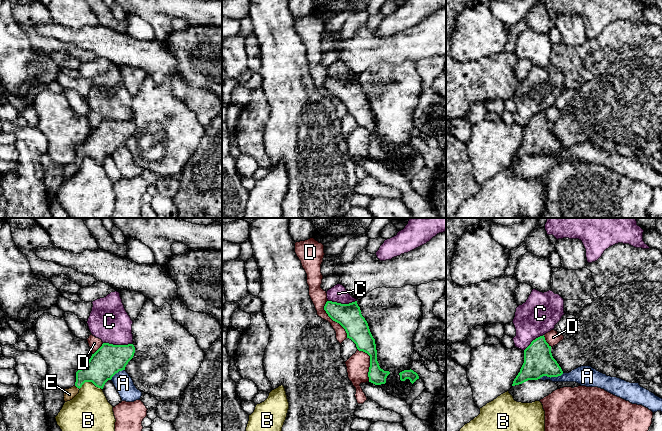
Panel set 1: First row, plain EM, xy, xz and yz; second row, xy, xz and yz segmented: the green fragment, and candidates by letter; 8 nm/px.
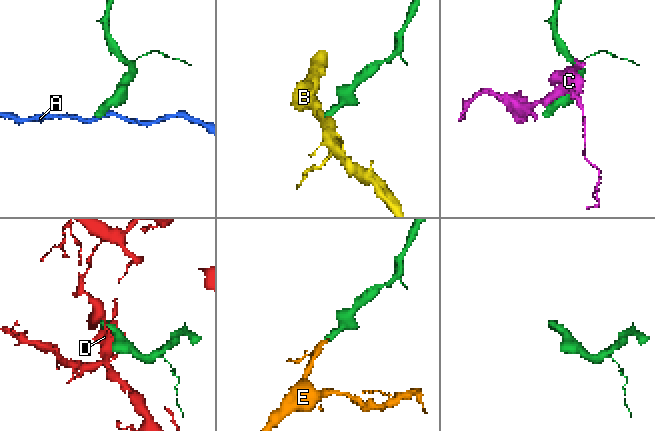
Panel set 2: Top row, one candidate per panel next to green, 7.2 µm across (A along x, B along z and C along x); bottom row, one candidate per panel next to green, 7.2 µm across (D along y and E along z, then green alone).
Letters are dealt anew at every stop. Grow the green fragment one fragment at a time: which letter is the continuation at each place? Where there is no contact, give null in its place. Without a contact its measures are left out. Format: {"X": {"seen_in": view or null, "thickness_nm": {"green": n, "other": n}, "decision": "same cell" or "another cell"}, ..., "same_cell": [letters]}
{"A": {"seen_in": "yz", "thickness_nm": {"green": 240, "other": 140}, "decision": "another cell"}, "B": {"seen_in": "xy", "thickness_nm": {"green": 240, "other": 320}, "decision": "another cell"}, "C": {"seen_in": "xy", "thickness_nm": {"green": 240, "other": 320}, "decision": "another cell"}, "D": {"seen_in": "xz", "thickness_nm": {"green": 200, "other": 130}, "decision": "another cell"}, "E": {"seen_in": "xy", "thickness_nm": {"green": 240, "other": 90}, "decision": "same cell"}, "same_cell": ["E"]}

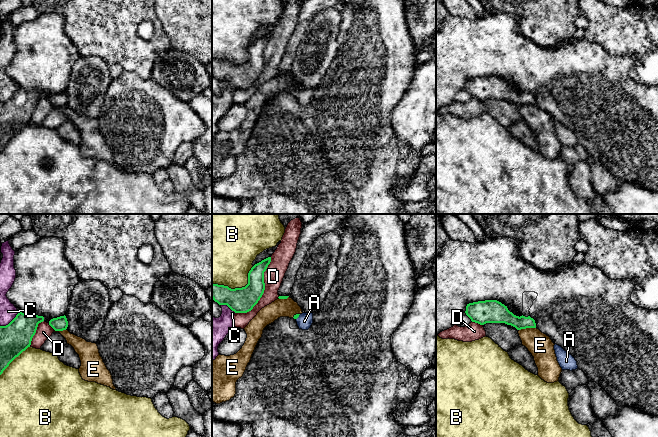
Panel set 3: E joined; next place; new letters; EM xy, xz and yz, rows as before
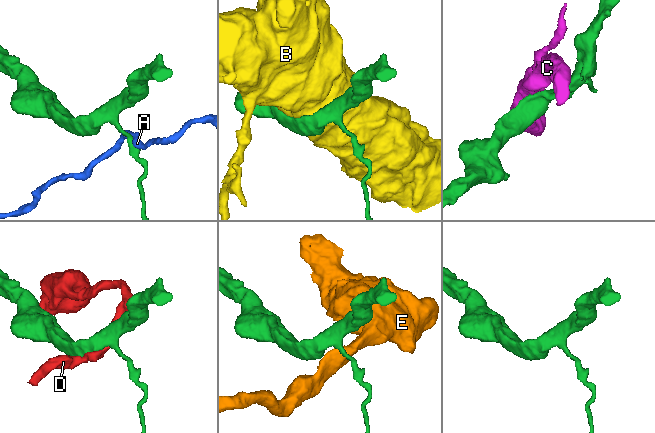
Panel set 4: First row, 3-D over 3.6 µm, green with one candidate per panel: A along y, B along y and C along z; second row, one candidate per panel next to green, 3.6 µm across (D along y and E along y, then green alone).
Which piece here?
{"A": {"seen_in": "xz", "thickness_nm": {"green": 40, "other": 120}, "decision": "another cell"}, "B": {"seen_in": "xz", "thickness_nm": {"green": 200, "other": 400}, "decision": "another cell"}, "C": {"seen_in": "xy", "thickness_nm": {"green": 240, "other": 140}, "decision": "another cell"}, "D": {"seen_in": "xz", "thickness_nm": {"green": 200, "other": 160}, "decision": "another cell"}, "E": {"seen_in": "yz", "thickness_nm": {"green": 140, "other": 200}, "decision": "another cell"}, "same_cell": []}

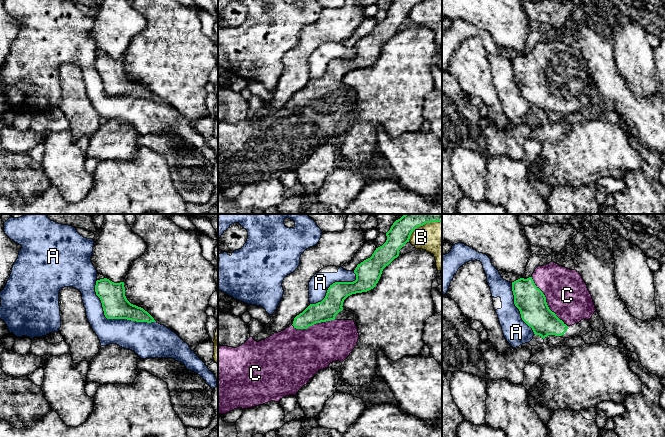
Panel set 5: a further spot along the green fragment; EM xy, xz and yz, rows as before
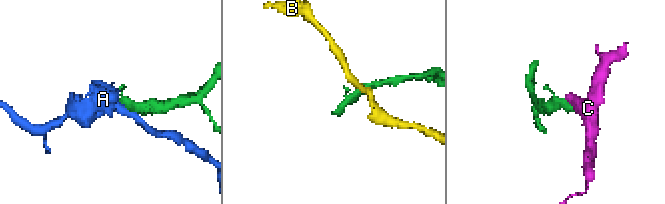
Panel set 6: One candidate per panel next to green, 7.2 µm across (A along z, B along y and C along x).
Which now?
{"A": {"seen_in": "xy", "thickness_nm": {"green": 220, "other": 240}, "decision": "another cell"}, "B": {"seen_in": "xz", "thickness_nm": {"green": 200, "other": 280}, "decision": "another cell"}, "C": {"seen_in": "yz", "thickness_nm": {"green": 240, "other": 340}, "decision": "same cell"}, "same_cell": ["C"]}

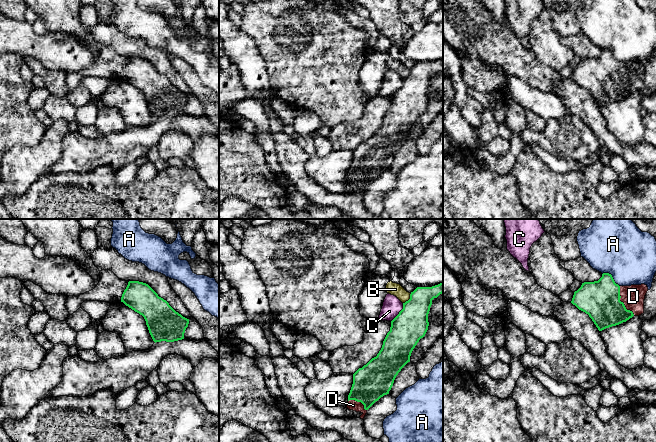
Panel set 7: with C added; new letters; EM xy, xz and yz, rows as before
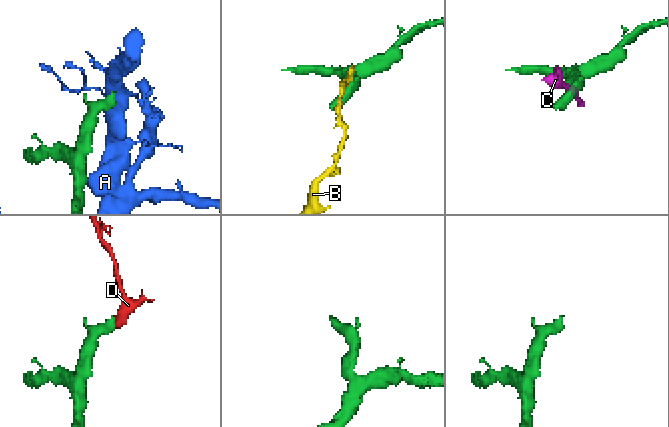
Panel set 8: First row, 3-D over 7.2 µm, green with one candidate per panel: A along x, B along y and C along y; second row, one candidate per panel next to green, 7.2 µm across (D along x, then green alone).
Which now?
{"A": {"seen_in": "yz", "thickness_nm": {"green": 300, "other": 460}, "decision": "another cell"}, "B": {"seen_in": "xz", "thickness_nm": {"green": 280, "other": 100}, "decision": "another cell"}, "C": {"seen_in": "xz", "thickness_nm": {"green": 280, "other": 150}, "decision": "another cell"}, "D": {"seen_in": "yz", "thickness_nm": {"green": 300, "other": 180}, "decision": "same cell"}, "same_cell": ["D"]}

